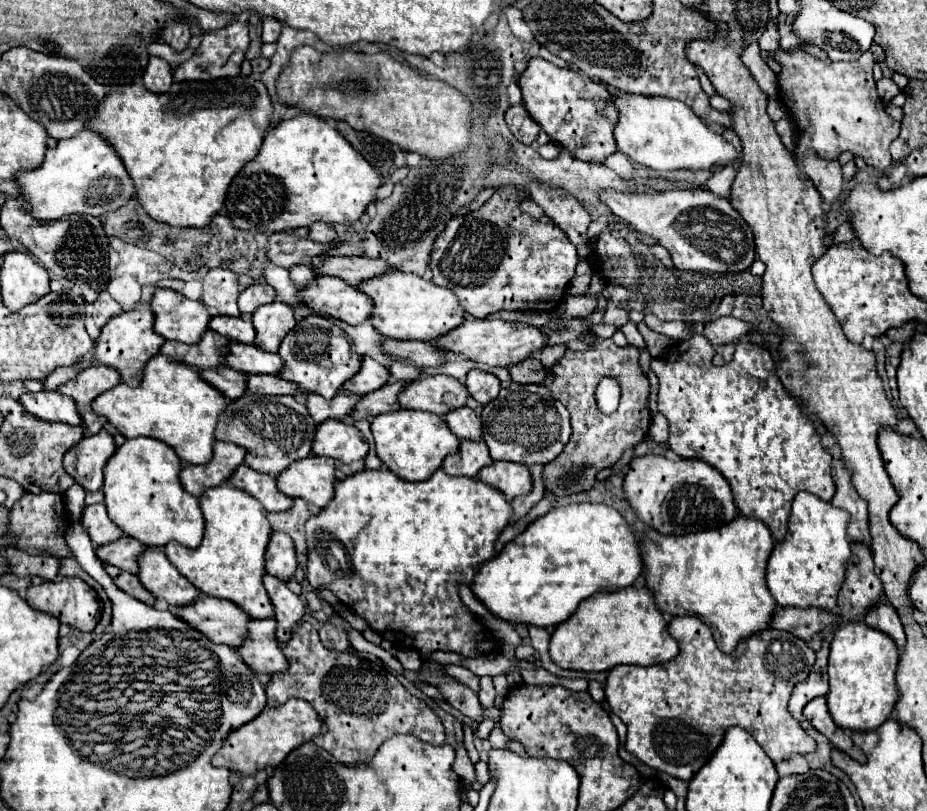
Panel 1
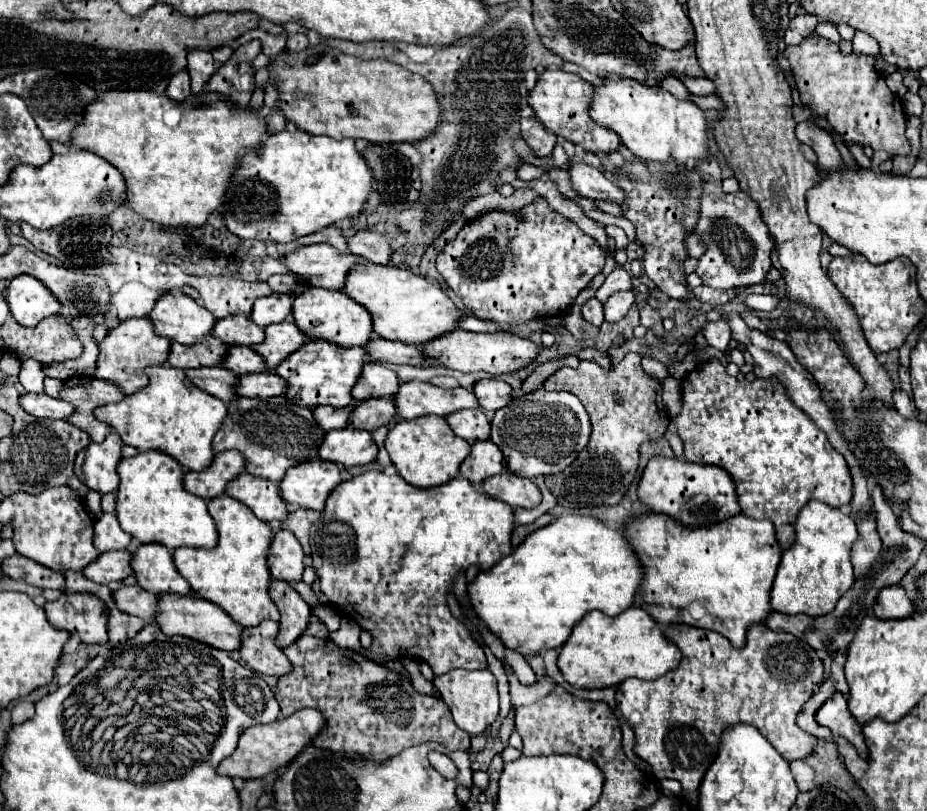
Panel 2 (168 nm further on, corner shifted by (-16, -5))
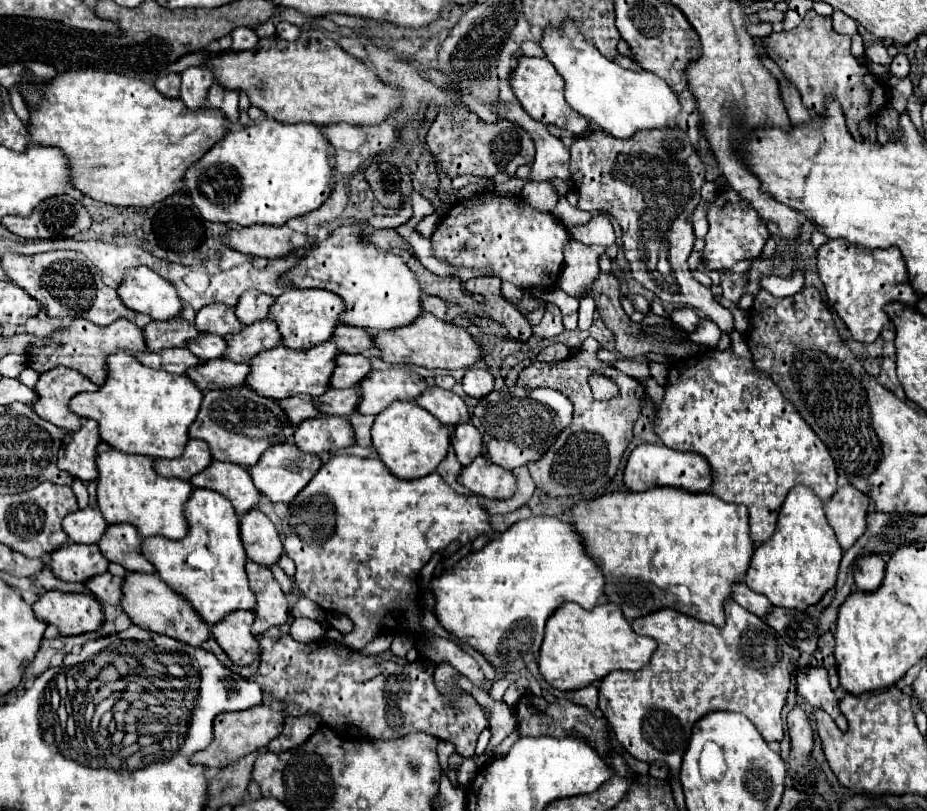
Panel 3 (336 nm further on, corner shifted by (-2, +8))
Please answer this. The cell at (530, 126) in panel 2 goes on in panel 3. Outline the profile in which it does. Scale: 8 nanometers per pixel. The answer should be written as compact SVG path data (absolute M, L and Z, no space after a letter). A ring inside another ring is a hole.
M462 104L456 108L442 108L430 126L428 148L440 158L448 178L456 176L486 176L492 178L498 172L506 172L514 178L514 170L524 164L524 154L532 154L534 158L534 142L532 138L516 124L508 120L500 120L494 124L482 122L474 112L466 110Z

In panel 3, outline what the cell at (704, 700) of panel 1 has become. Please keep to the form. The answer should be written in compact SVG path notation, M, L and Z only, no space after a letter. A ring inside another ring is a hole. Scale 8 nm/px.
M734 600L728 602L726 624L722 628L698 622L678 610L662 608L650 616L632 620L632 630L650 636L656 640L658 648L652 654L648 665L637 672L616 670L610 672L600 682L598 708L606 716L610 728L616 734L616 740L638 760L654 762L662 760L668 768L678 774L682 756L690 742L692 726L708 712L714 710L734 710L744 714L762 734L766 742L780 742L784 736L780 712L788 698L788 688L792 680L794 666L800 658L800 652L788 644L756 614L738 606Z

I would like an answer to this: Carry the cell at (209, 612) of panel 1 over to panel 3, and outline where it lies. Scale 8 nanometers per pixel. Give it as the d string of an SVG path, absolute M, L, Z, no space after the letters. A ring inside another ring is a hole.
M128 572L124 576L122 584L122 610L132 620L132 624L146 628L148 632L164 634L170 638L176 638L190 646L200 646L210 636L210 626L198 618L198 614L192 610L192 606L182 600L176 592L172 592L158 576L154 574L138 574Z

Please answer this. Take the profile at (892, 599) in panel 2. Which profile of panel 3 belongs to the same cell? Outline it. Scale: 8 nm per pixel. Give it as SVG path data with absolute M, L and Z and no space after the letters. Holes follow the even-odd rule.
M864 556L862 560L858 560L858 564L854 564L856 588L864 592L872 592L882 584L884 572L886 572L884 556Z

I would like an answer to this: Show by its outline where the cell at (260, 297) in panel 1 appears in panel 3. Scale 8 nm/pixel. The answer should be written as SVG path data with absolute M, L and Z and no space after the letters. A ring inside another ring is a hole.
M250 290L250 292L246 292L240 298L240 302L234 308L234 312L236 312L236 318L244 326L250 326L250 324L254 324L258 320L266 320L268 318L268 310L270 310L272 304L274 304L274 298L272 296Z

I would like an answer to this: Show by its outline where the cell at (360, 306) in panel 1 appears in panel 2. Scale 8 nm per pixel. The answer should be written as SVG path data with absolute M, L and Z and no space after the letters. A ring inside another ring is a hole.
M308 287L304 293L300 293L294 299L292 307L294 323L308 335L326 339L336 345L366 345L372 337L372 317L368 311L364 311L364 305L352 301L344 291L338 289L320 289L320 287Z

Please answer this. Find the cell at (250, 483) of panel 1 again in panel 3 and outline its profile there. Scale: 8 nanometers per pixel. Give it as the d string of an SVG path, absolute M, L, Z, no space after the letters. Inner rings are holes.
M212 462L198 476L194 476L190 484L194 488L208 488L220 492L232 502L238 516L254 508L260 500L260 492L256 490L246 468L232 462Z

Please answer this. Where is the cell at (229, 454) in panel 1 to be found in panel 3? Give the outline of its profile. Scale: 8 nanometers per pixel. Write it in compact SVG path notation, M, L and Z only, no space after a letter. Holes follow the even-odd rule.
M188 440L184 454L180 458L172 458L172 460L156 458L154 470L166 478L174 476L180 480L190 480L194 474L202 472L210 462L212 462L210 450L202 440Z

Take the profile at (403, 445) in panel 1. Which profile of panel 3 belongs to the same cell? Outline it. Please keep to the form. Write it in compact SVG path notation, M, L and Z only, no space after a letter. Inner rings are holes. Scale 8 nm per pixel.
M394 402L382 410L372 426L372 444L386 468L404 480L428 476L446 458L450 434L442 422L416 402Z

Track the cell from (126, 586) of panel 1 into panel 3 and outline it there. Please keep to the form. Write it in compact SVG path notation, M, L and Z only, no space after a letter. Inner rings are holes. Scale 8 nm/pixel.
M104 572L100 576L94 576L84 582L86 588L102 602L102 604L120 604L122 600L122 578L112 576L110 572Z

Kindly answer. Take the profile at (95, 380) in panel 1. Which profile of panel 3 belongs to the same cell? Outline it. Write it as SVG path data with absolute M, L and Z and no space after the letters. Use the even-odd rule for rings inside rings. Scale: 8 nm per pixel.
M54 368L40 376L38 384L34 386L34 392L38 394L38 400L30 406L40 418L74 432L80 428L80 418L68 410L68 402L72 396L80 392L94 392L98 390L96 384L86 380L82 374L70 370L70 368Z

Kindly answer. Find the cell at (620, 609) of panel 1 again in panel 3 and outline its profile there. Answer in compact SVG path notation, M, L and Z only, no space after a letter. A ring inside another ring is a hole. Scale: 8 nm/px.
M566 602L546 622L546 636L538 654L542 678L556 690L580 690L600 682L612 670L642 670L656 650L656 642L640 636L630 628L616 604L600 602L592 610L584 610L574 602Z

